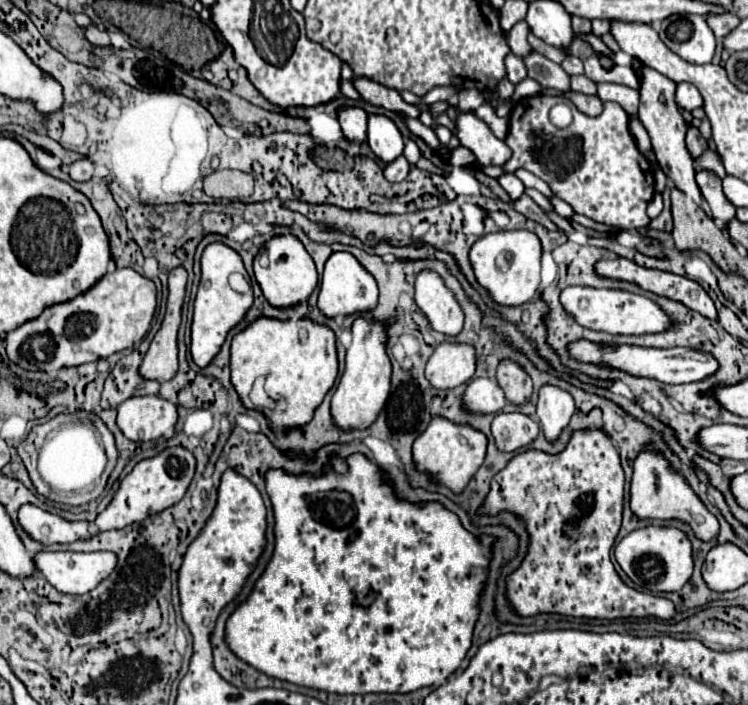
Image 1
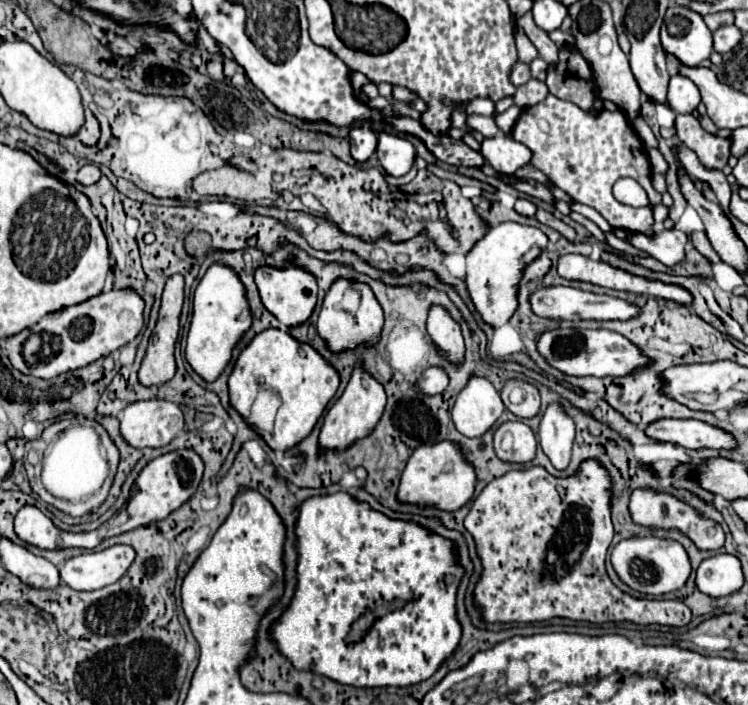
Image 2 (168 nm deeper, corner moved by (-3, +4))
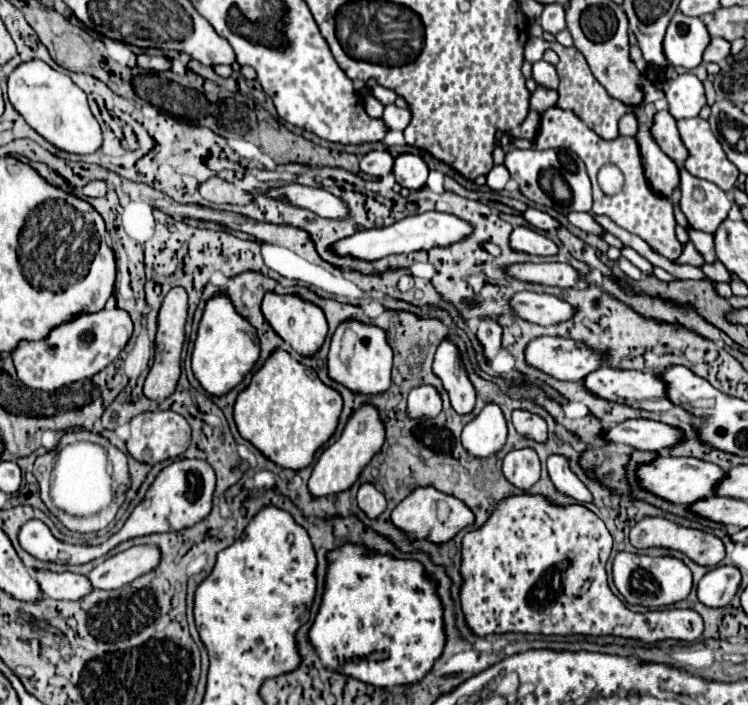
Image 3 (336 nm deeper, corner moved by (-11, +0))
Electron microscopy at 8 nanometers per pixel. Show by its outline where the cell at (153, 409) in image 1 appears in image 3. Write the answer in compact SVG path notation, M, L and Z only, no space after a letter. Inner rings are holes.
M164 410L144 412L144 414L138 414L130 422L130 426L132 426L132 436L126 442L126 448L128 448L130 456L138 462L156 464L156 462L172 460L172 458L178 458L180 454L184 454L184 450L190 446L190 426L176 412L170 412L170 410L168 412L164 412Z

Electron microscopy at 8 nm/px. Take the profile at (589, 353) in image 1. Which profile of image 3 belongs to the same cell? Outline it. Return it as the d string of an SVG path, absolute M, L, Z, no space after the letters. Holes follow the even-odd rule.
M542 336L532 340L524 350L526 364L532 368L550 374L556 380L578 382L584 374L590 374L600 362L600 354L588 350L588 346L580 346L580 342L572 342L556 336Z

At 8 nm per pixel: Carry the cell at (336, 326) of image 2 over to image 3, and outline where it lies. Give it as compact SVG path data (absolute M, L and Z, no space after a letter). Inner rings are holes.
M348 320L338 326L338 330L332 336L330 342L330 354L328 354L328 376L346 386L354 394L364 394L364 396L374 396L382 394L390 388L390 370L392 370L392 350L386 342L384 330L372 326L372 324L362 324L356 320ZM346 338L352 344L352 350L346 358Z

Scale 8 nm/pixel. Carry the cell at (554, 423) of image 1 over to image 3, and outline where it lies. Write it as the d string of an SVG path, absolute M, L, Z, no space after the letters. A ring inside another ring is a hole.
M550 456L548 458L548 476L554 484L554 488L564 494L564 496L570 496L576 504L590 504L592 502L592 494L590 490L578 480L578 476L570 470L568 466L568 460L564 456Z

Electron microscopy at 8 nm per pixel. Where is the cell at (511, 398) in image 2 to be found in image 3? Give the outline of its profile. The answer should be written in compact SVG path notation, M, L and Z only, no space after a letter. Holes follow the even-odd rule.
M514 410L512 414L512 424L516 428L516 432L528 440L534 440L534 442L546 442L548 438L548 430L546 430L546 422L536 416L536 414L530 414L526 410Z

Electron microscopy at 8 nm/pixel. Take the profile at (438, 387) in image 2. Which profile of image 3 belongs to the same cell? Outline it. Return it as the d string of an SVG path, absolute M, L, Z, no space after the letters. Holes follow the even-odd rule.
M418 386L408 396L408 418L434 418L442 410L442 400L436 388L432 386Z

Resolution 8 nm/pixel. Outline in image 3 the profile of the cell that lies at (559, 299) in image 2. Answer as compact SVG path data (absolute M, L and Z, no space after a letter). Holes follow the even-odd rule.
M518 292L510 298L508 304L518 318L540 326L564 322L574 314L574 308L568 306L568 302L556 296L536 294L536 292Z

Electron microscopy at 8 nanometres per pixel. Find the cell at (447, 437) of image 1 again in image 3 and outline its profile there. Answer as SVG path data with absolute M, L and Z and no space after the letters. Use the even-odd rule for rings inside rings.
M416 488L408 498L404 498L390 516L392 524L406 534L410 542L414 540L430 540L434 544L444 544L452 540L460 530L474 524L474 514L460 502L458 498L452 498L448 494L436 492L436 488Z

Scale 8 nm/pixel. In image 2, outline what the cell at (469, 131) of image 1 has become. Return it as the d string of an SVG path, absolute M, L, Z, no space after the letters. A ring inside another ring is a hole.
M506 134L484 138L480 144L480 152L496 172L506 174L514 174L514 170L528 164L530 158L530 150Z

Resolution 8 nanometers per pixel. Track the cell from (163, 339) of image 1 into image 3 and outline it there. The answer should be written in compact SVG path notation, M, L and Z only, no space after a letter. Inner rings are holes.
M176 286L172 288L162 302L162 308L158 312L158 332L156 332L156 358L154 366L150 368L146 382L144 382L144 396L150 400L164 400L168 398L178 384L180 378L180 352L184 344L184 324L186 324L186 312L188 312L188 294L184 288Z

